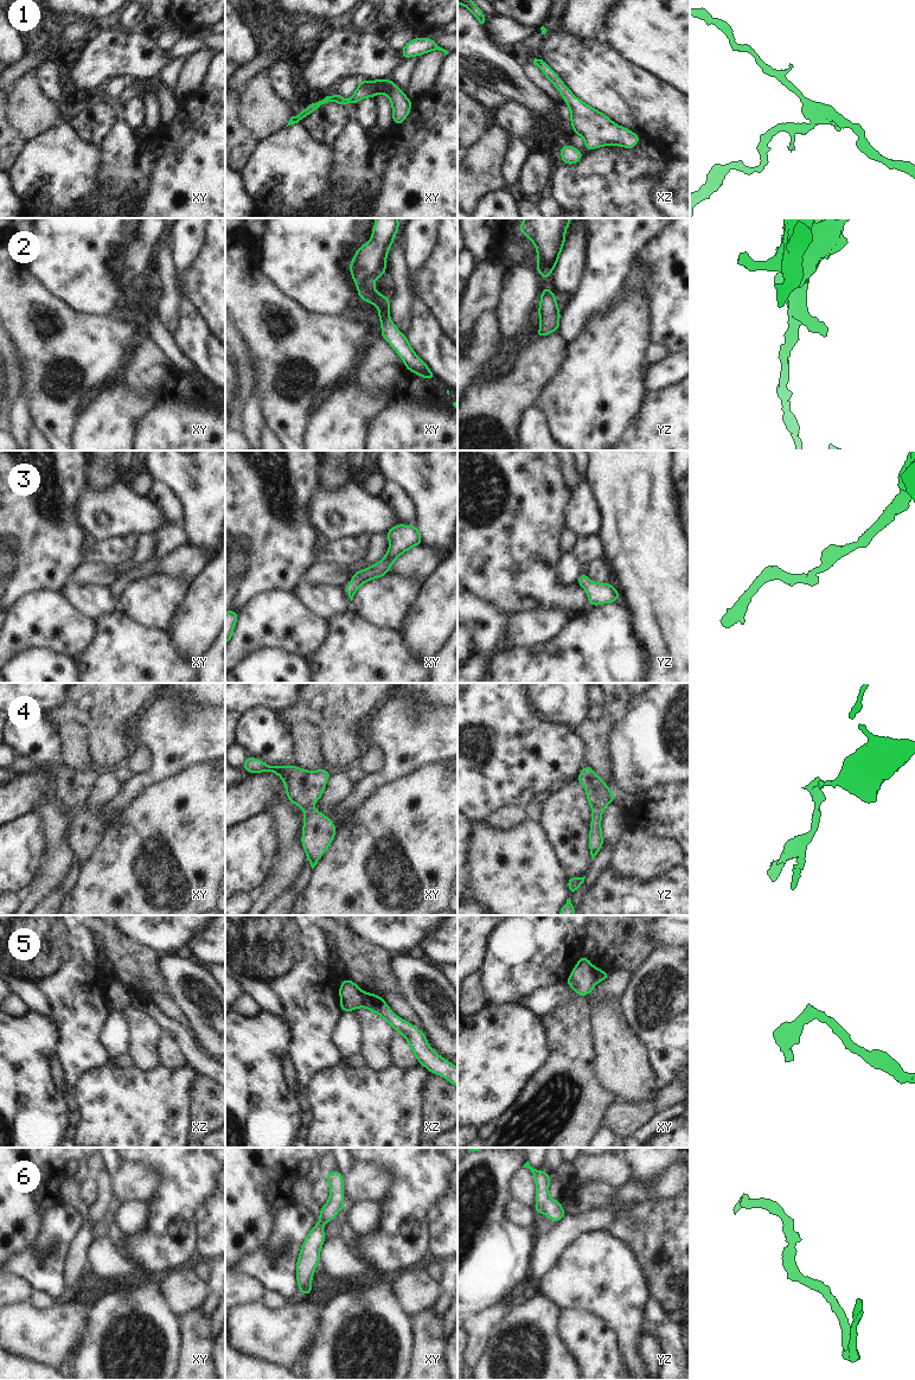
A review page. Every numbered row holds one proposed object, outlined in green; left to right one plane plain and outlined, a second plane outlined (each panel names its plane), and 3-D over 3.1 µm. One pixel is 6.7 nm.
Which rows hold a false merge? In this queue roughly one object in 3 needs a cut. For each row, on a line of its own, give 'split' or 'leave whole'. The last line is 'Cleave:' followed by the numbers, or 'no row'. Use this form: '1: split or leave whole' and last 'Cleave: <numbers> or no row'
1: leave whole
2: leave whole
3: leave whole
4: leave whole
5: split
6: leave whole
Cleave: 5

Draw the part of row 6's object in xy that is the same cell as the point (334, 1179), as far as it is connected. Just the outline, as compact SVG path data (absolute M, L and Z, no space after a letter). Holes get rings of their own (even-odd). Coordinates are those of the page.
M338 1169L325 1176L329 1187L329 1200L320 1208L319 1222L314 1225L306 1237L296 1261L296 1282L301 1295L312 1293L312 1277L320 1263L320 1250L326 1240L324 1225L332 1221L339 1210L345 1208L344 1176Z

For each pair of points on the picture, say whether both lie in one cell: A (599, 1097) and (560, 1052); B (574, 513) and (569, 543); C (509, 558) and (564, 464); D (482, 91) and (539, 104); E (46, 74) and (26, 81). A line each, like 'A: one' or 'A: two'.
A: one
B: two
C: two
D: two
E: two

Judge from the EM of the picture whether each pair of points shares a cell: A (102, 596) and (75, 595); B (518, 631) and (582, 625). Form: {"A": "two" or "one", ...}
{"A": "one", "B": "two"}

